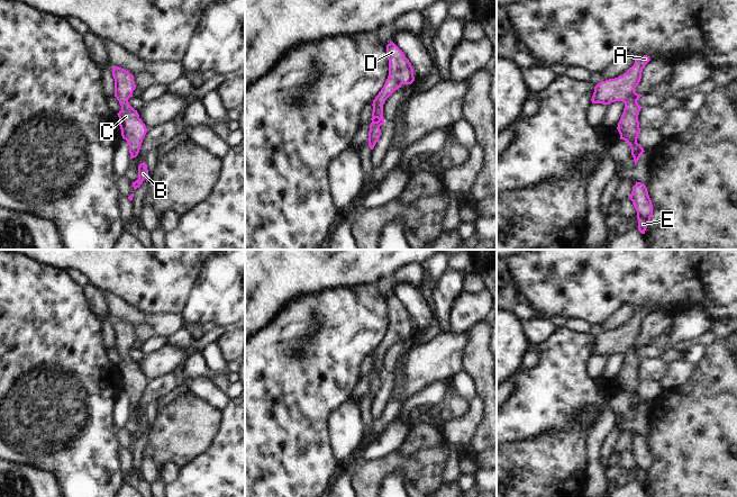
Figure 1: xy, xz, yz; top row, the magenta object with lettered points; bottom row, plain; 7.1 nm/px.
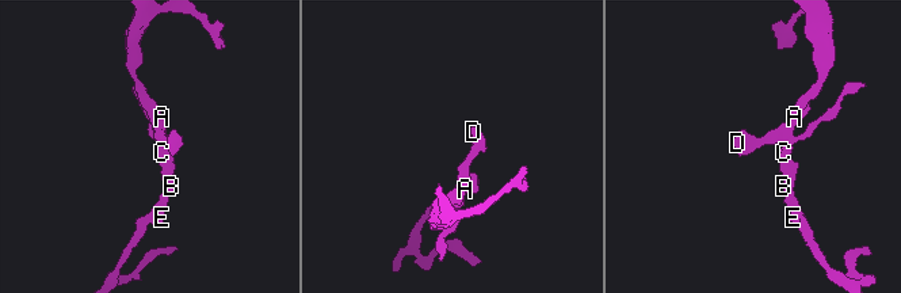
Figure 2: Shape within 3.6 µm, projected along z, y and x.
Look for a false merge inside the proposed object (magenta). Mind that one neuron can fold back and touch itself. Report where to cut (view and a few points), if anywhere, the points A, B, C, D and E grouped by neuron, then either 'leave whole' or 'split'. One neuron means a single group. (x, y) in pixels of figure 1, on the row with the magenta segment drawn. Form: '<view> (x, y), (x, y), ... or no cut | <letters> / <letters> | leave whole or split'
no cut | A B C D E | leave whole

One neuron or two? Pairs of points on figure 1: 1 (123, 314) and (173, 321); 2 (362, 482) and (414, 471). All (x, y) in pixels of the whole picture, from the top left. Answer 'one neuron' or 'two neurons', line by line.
1: one neuron
2: one neuron

